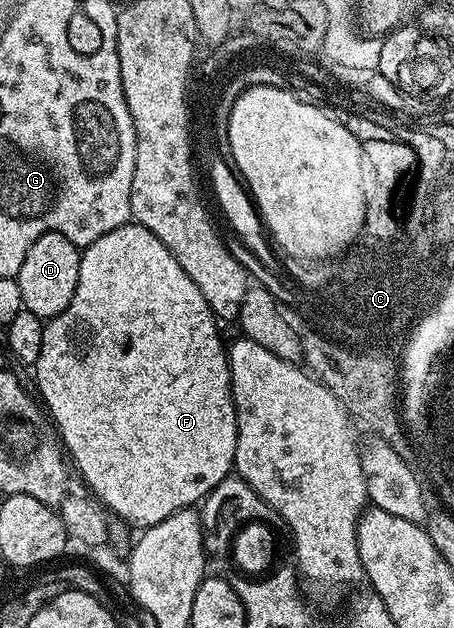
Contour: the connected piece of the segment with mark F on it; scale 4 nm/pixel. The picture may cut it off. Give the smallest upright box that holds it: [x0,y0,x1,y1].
[33,221,237,529]

